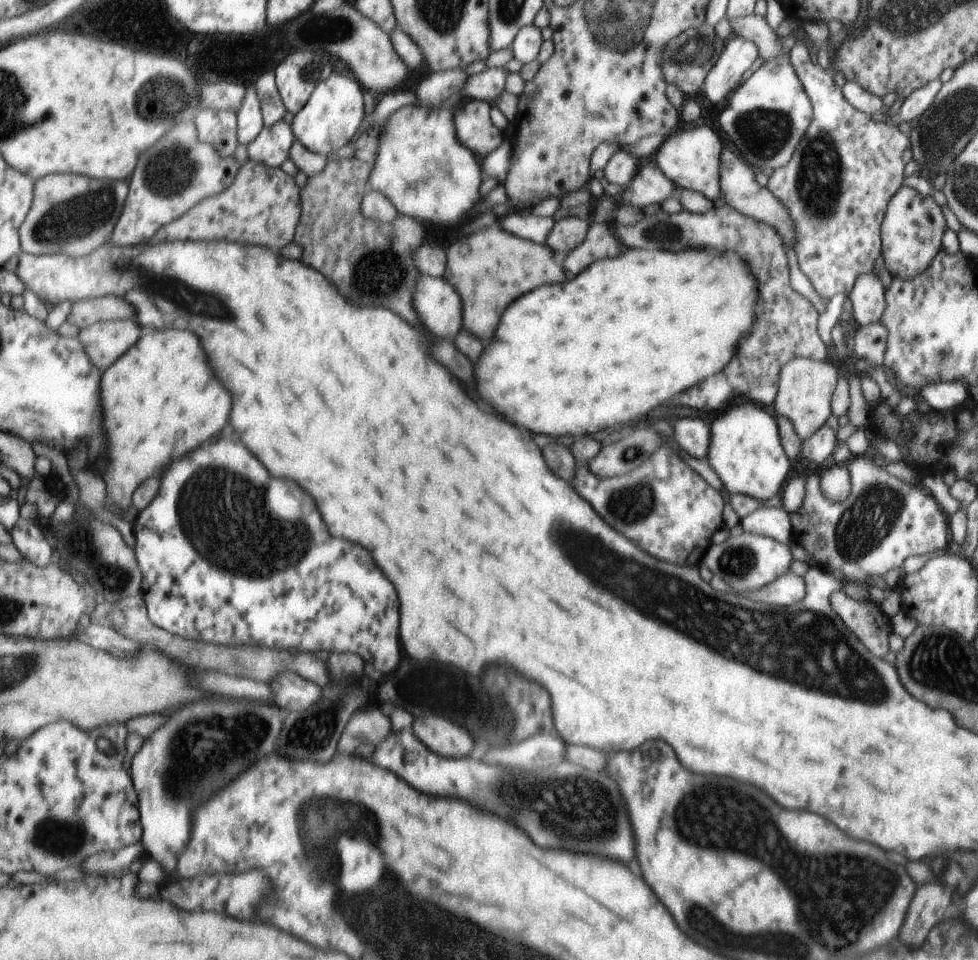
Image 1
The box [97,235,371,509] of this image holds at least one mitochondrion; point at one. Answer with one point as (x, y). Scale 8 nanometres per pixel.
(175, 290)

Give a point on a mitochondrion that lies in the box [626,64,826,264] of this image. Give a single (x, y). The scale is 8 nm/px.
(764, 133)

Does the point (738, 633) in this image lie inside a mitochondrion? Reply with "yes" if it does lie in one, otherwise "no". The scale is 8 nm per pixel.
yes

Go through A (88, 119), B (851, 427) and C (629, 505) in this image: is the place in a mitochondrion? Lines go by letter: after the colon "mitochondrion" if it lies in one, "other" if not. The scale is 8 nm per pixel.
A: other
B: other
C: mitochondrion

